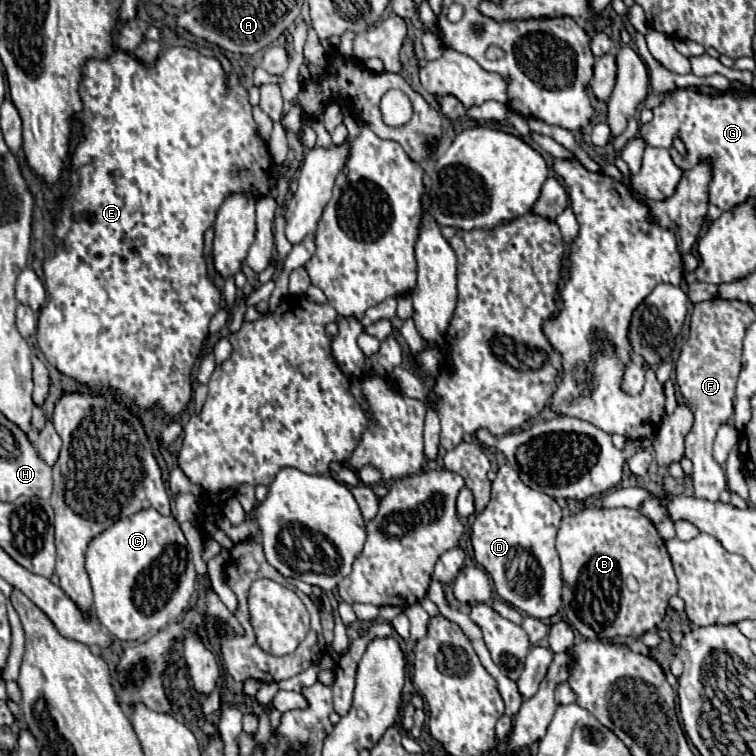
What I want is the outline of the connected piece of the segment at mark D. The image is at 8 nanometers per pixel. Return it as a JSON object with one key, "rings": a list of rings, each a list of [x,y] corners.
{"rings":[[[502,465],[492,481],[490,505],[472,525],[474,559],[490,573],[496,593],[536,619],[548,619],[560,609],[560,559],[554,547],[556,531],[562,521],[562,509],[546,493],[534,491],[522,483],[516,469]]]}

